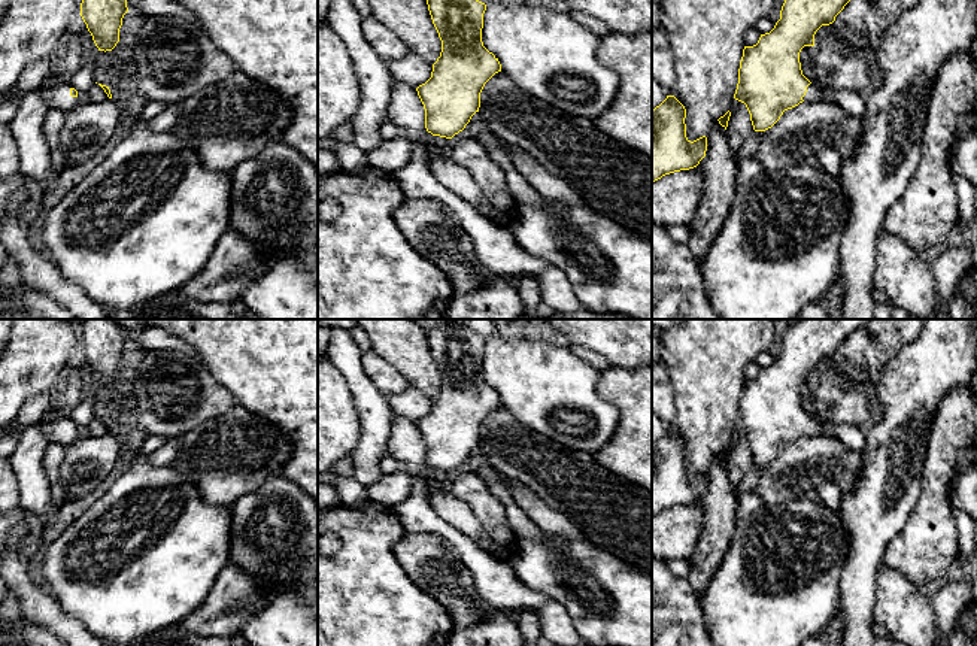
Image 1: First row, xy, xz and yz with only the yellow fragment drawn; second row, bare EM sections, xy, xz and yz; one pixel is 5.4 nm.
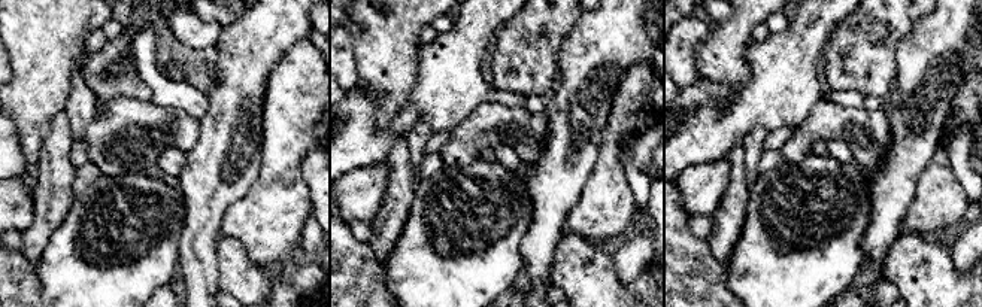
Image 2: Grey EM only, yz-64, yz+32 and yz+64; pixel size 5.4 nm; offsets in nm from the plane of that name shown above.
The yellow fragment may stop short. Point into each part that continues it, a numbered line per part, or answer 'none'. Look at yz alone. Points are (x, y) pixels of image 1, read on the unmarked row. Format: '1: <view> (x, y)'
1: yz (812, 428)

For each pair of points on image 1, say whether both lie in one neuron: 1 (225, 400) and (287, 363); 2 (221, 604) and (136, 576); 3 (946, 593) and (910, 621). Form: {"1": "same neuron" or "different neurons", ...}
{"1": "different neurons", "2": "different neurons", "3": "different neurons"}

